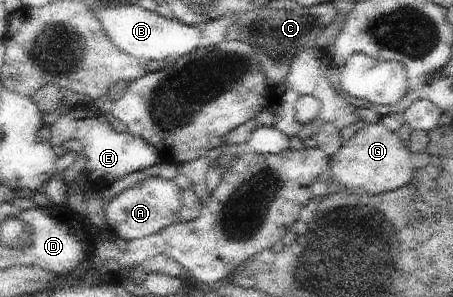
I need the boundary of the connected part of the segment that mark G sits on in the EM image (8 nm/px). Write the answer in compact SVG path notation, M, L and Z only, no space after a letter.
M381 121L363 124L361 129L342 148L334 158L330 158L333 180L337 180L342 188L363 188L366 193L376 195L408 186L414 178L416 168L412 163L412 154L408 144L402 141L396 132L388 129Z

